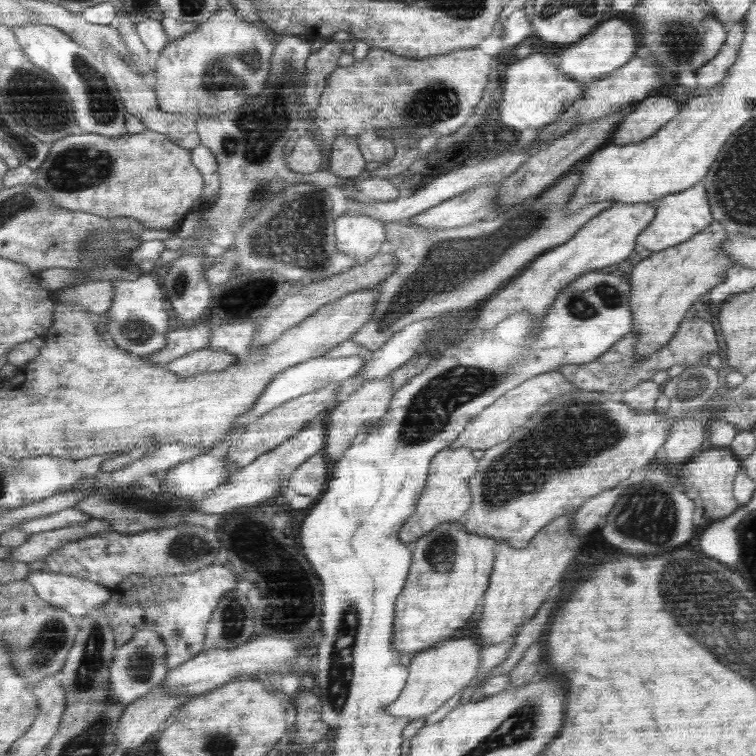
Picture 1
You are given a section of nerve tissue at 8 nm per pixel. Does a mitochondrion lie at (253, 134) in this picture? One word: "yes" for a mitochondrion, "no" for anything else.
yes

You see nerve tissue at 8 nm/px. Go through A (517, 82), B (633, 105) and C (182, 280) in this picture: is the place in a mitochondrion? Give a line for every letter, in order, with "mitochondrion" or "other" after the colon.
A: other
B: other
C: mitochondrion

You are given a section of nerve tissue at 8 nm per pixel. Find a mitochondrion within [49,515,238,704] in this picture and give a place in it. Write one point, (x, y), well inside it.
(87, 676)

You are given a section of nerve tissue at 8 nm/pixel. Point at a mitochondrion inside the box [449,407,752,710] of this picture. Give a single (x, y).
(649, 518)

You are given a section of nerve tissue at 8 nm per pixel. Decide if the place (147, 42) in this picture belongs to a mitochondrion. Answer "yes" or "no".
no

